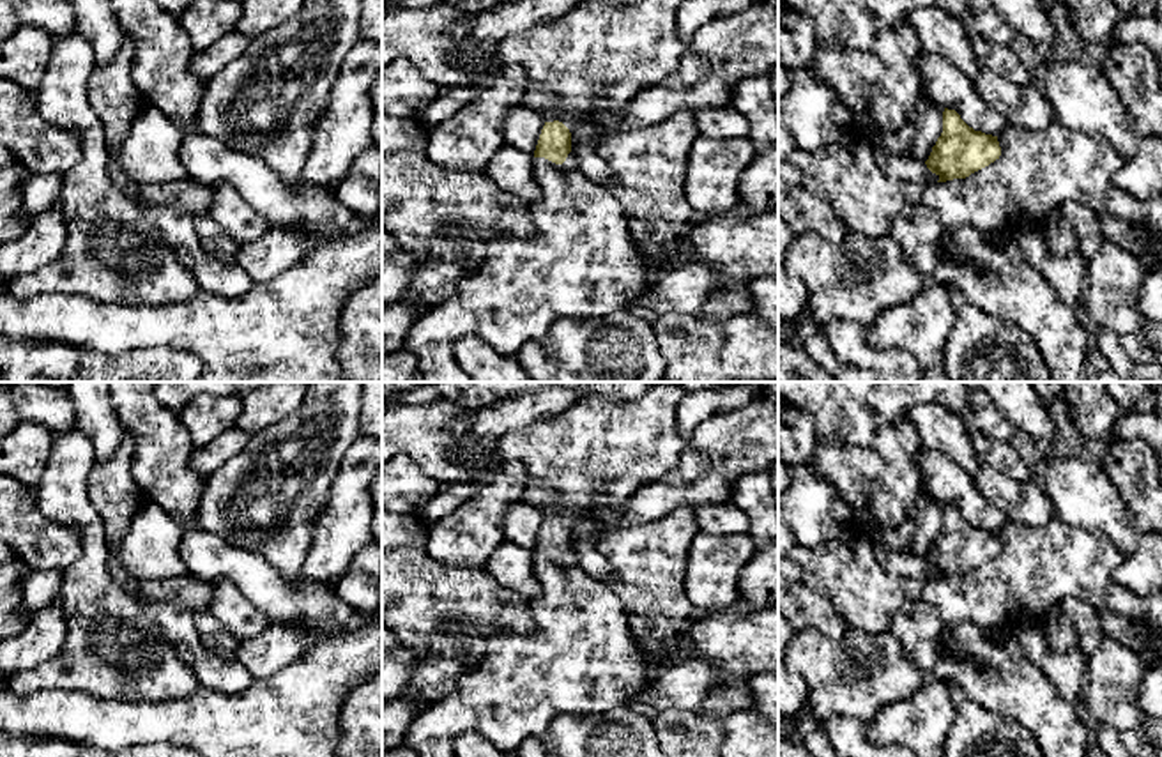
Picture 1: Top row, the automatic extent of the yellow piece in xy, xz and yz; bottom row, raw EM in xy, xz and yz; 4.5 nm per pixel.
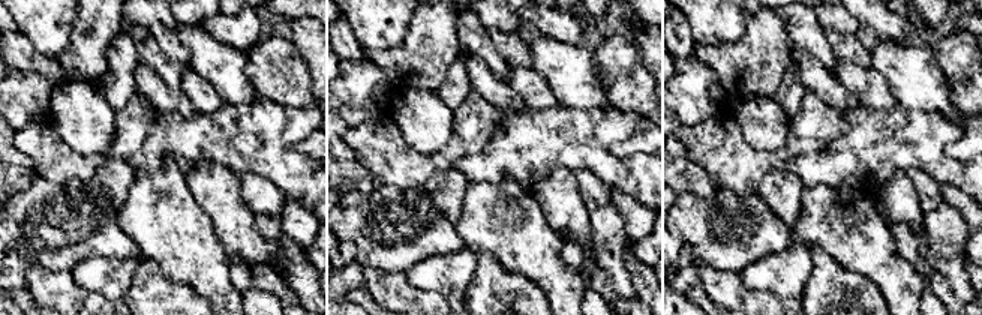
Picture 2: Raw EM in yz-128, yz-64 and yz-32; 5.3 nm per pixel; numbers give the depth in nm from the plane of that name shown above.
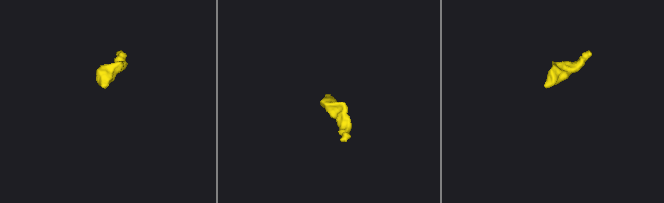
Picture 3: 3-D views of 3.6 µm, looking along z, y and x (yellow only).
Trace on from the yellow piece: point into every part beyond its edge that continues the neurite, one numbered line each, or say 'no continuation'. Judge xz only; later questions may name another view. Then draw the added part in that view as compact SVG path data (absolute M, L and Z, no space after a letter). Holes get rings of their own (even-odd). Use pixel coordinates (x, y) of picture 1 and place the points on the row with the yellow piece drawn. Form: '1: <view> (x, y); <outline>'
1: xz (596, 50); M585 0L570 12L536 25L527 34L506 39L499 46L502 65L522 65L527 80L547 87L562 97L561 115L555 119L568 129L575 119L592 119L596 99L603 97L607 106L623 106L642 87L661 81L677 73L688 48L677 39L676 16L684 0L638 0L631 5L612 5L601 0Z

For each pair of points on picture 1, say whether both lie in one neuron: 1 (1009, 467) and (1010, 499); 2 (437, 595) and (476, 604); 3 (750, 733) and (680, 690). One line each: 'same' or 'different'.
1: different
2: same
3: different

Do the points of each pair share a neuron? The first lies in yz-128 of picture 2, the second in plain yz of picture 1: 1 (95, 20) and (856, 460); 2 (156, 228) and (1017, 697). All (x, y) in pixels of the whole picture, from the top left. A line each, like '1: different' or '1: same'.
1: same
2: same

